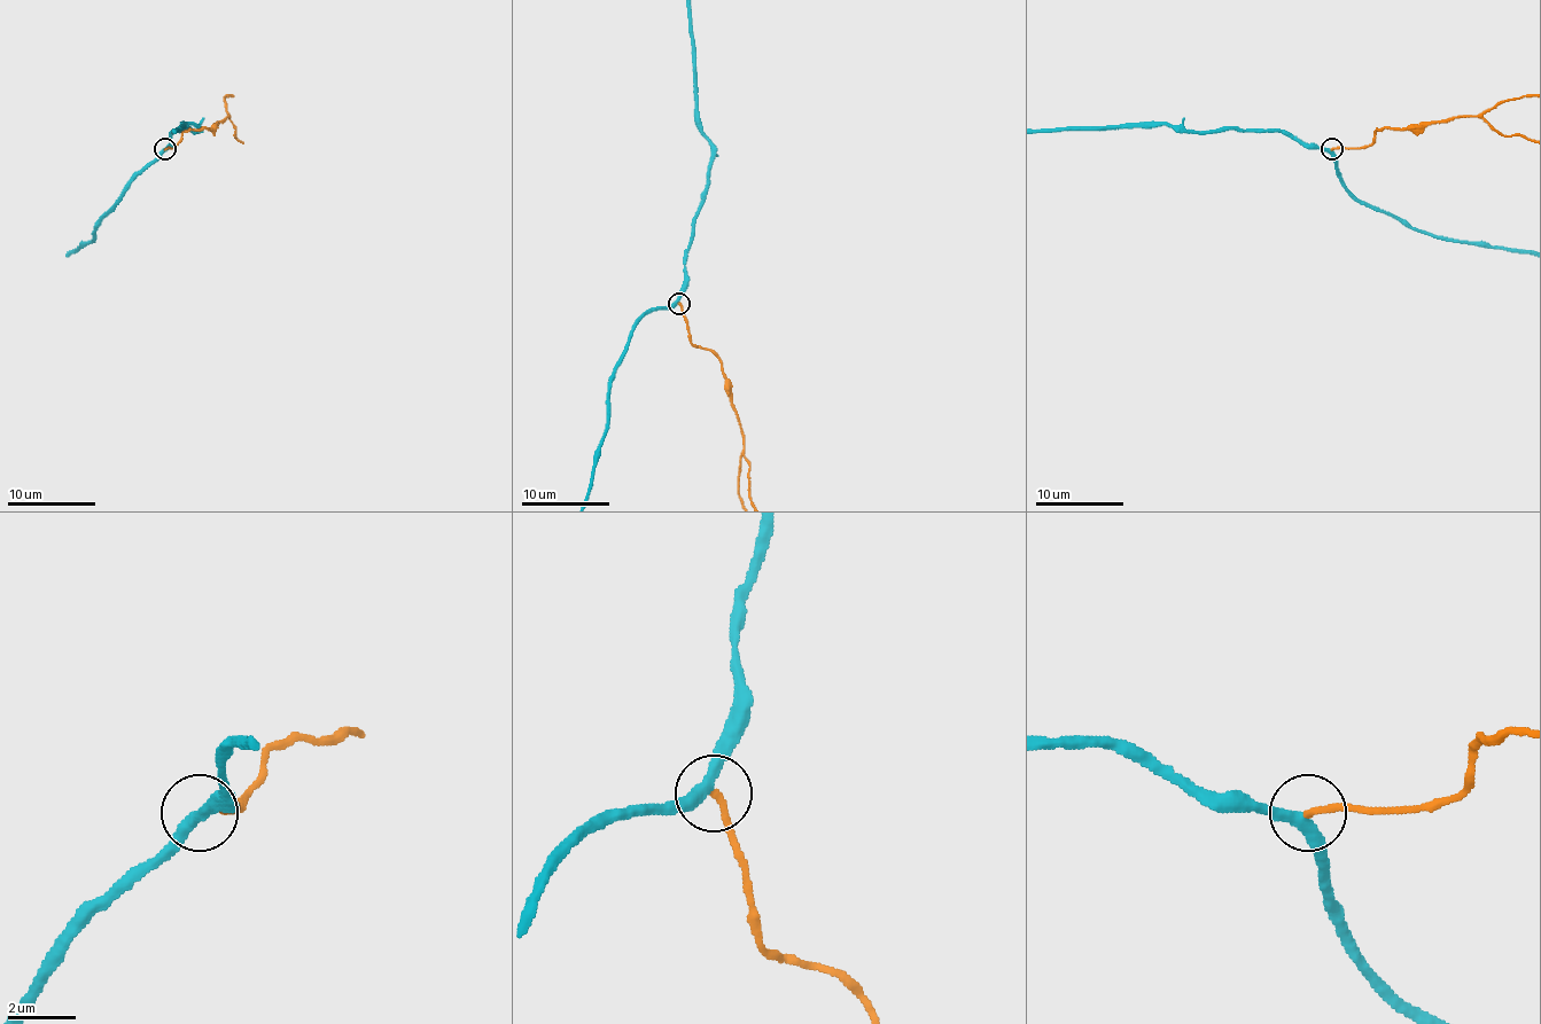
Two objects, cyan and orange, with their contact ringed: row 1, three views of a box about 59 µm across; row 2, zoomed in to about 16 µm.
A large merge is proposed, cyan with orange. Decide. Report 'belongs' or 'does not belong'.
belongs

